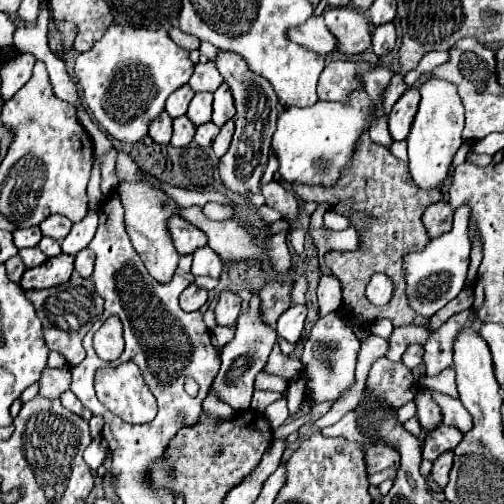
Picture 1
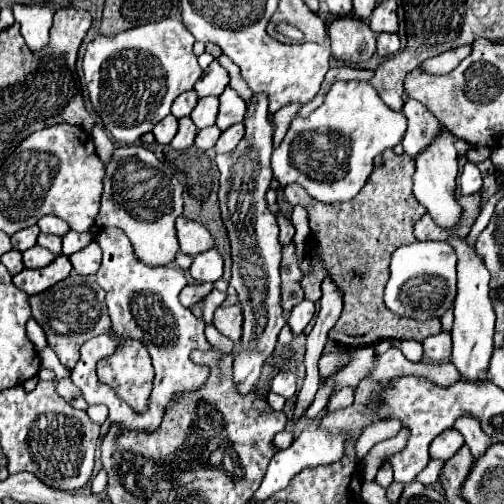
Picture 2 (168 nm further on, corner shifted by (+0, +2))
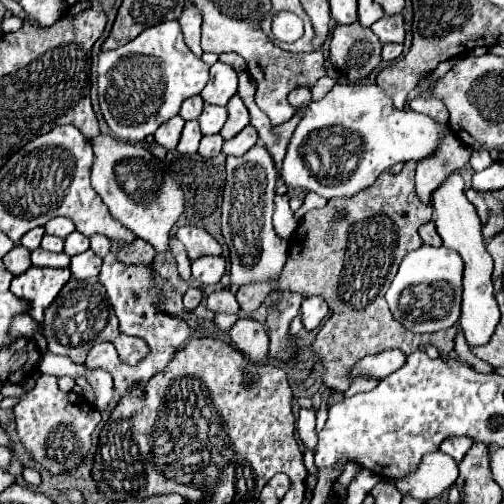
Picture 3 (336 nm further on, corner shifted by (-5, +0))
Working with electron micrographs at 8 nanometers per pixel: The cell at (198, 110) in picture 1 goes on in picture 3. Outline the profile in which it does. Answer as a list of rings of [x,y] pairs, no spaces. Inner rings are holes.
[[[205,104],[201,116],[199,116],[199,124],[201,124],[201,132],[203,134],[217,134],[223,124],[227,120],[227,110],[223,106],[211,106]]]

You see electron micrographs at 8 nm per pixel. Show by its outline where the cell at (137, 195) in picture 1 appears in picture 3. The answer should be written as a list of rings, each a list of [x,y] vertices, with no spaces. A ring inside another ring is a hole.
[[[99,134],[91,140],[91,144],[95,152],[91,184],[109,208],[111,216],[129,228],[137,238],[151,244],[155,252],[169,252],[171,228],[185,208],[181,186],[143,146],[121,142],[109,134]]]

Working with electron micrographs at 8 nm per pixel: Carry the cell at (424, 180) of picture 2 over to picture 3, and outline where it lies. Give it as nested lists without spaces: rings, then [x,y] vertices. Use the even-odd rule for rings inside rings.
[[[461,170],[451,172],[445,182],[431,192],[431,206],[435,212],[435,226],[437,232],[443,240],[443,246],[453,248],[459,252],[459,256],[465,262],[465,274],[463,274],[463,304],[461,304],[461,330],[465,334],[465,340],[469,348],[485,346],[497,324],[499,324],[499,306],[493,296],[493,282],[491,282],[491,272],[493,272],[493,258],[489,256],[483,236],[481,236],[481,222],[477,216],[475,206],[465,198],[463,190],[463,178]]]

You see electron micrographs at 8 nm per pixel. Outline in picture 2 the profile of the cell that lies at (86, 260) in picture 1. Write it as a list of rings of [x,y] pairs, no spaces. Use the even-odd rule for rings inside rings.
[[[90,242],[88,248],[82,248],[82,250],[74,252],[68,260],[70,260],[70,264],[72,264],[72,268],[74,268],[76,274],[92,276],[100,268],[102,250],[100,250],[100,246],[96,242]]]

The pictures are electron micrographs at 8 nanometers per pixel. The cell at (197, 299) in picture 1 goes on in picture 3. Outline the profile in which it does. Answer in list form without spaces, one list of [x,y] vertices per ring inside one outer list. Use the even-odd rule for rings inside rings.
[[[189,288],[183,296],[183,304],[187,310],[193,310],[201,302],[201,298],[203,298],[203,292],[199,288]]]

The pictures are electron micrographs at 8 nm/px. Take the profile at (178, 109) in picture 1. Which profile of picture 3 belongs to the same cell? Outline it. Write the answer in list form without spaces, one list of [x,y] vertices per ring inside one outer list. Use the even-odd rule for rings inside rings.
[[[193,96],[193,98],[189,98],[189,100],[185,100],[185,102],[181,104],[179,116],[181,116],[183,120],[195,120],[195,118],[201,116],[203,104],[205,104],[205,102],[203,102],[201,96]]]

